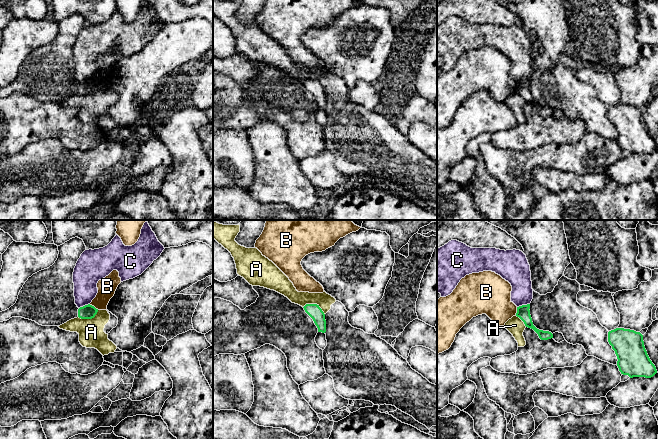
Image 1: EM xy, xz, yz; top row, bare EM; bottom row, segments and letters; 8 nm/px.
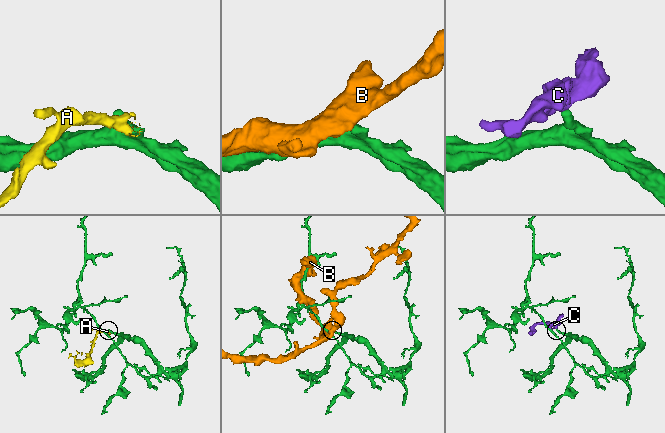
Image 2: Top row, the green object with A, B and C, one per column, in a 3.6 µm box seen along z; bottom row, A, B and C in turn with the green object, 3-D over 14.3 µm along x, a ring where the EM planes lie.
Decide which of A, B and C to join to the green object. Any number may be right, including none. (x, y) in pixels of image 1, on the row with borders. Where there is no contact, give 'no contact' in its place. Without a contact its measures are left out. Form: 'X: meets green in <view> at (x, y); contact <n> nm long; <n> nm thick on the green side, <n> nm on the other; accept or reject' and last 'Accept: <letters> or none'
A: meets green in xz at (315, 304); contact 190 nm long; 110 nm thick on the green side, 120 nm on the other; reject
B: meets green in xy at (93, 306); contact 90 nm long; 110 nm thick on the green side, 150 nm on the other; reject
C: meets green in yz at (523, 305); contact 110 nm long; 110 nm thick on the green side, 190 nm on the other; reject
Accept: none

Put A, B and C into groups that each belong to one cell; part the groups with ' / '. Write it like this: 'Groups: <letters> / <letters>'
Groups: A / B / C

